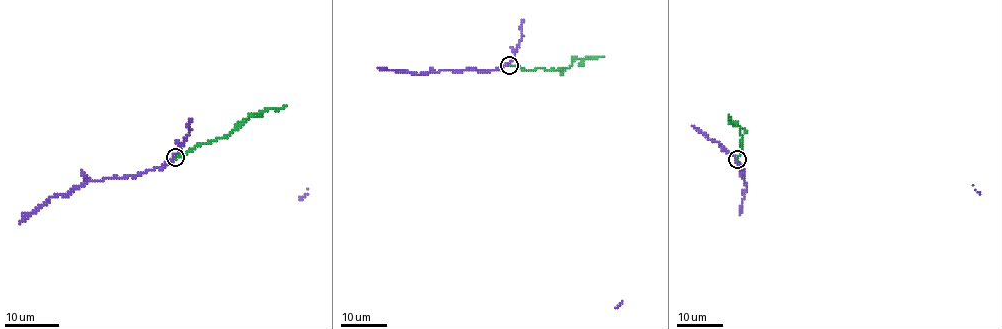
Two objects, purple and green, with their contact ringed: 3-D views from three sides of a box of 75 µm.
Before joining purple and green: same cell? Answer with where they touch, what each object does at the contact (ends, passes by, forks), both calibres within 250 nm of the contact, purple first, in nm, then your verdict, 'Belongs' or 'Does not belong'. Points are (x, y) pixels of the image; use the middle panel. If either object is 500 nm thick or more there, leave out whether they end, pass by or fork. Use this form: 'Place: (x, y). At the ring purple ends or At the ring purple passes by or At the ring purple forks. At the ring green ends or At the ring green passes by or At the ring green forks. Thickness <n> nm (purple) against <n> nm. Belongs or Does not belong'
Place: (509, 65). At the ring purple passes by. At the ring green ends. Thickness 280 nm (purple) against 190 nm. Belongs

